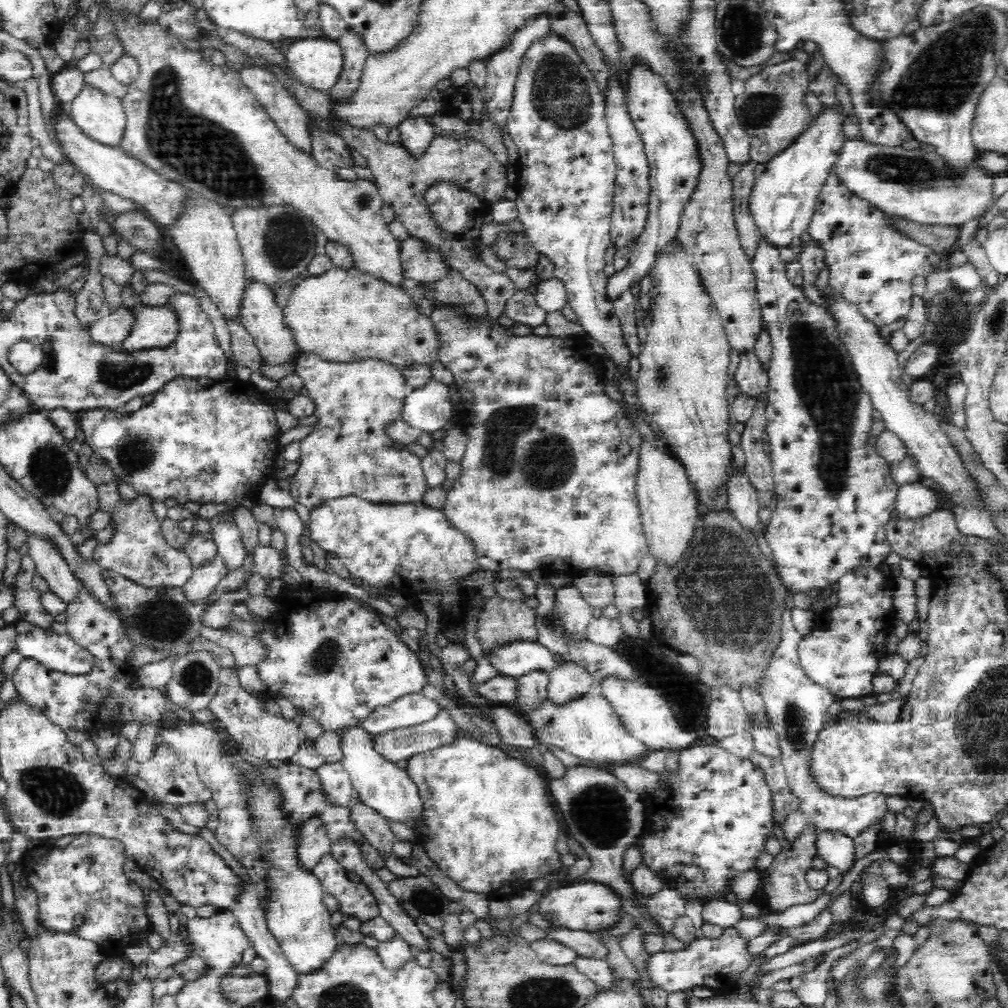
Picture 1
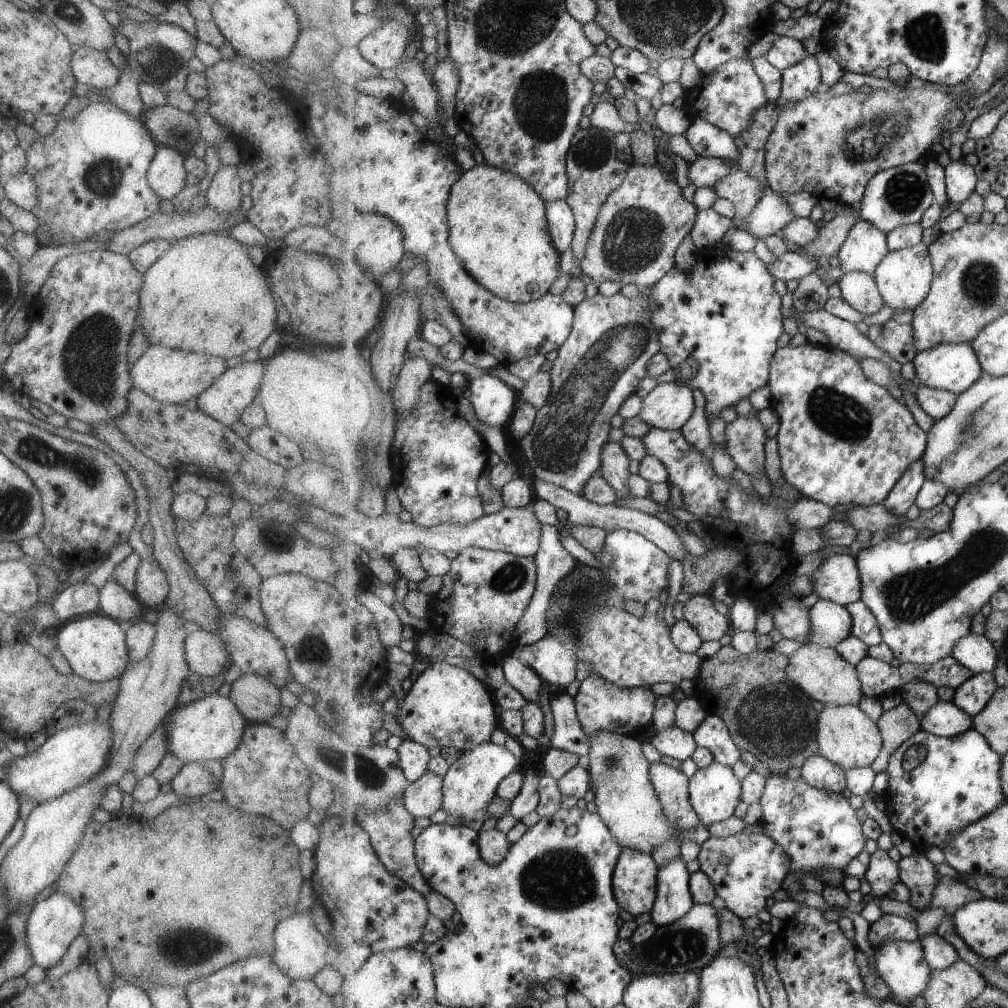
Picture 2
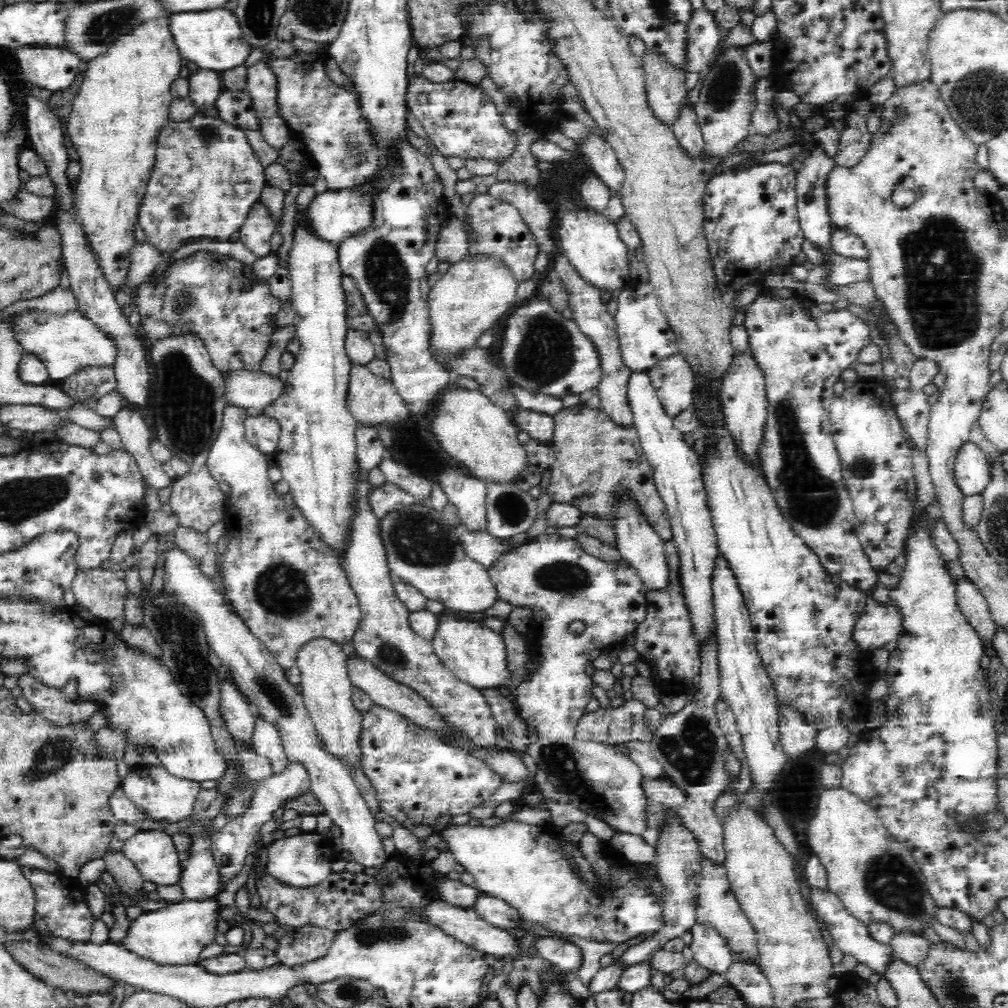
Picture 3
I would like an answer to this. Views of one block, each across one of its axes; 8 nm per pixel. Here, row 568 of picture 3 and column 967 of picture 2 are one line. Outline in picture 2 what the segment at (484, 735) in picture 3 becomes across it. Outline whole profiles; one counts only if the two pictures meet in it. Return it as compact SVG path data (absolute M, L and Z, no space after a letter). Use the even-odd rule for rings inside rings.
M941 343L932 349L918 352L912 363L917 371L916 381L919 384L932 389L954 392L958 395L971 388L984 373L984 367L971 343L961 343L958 345Z

